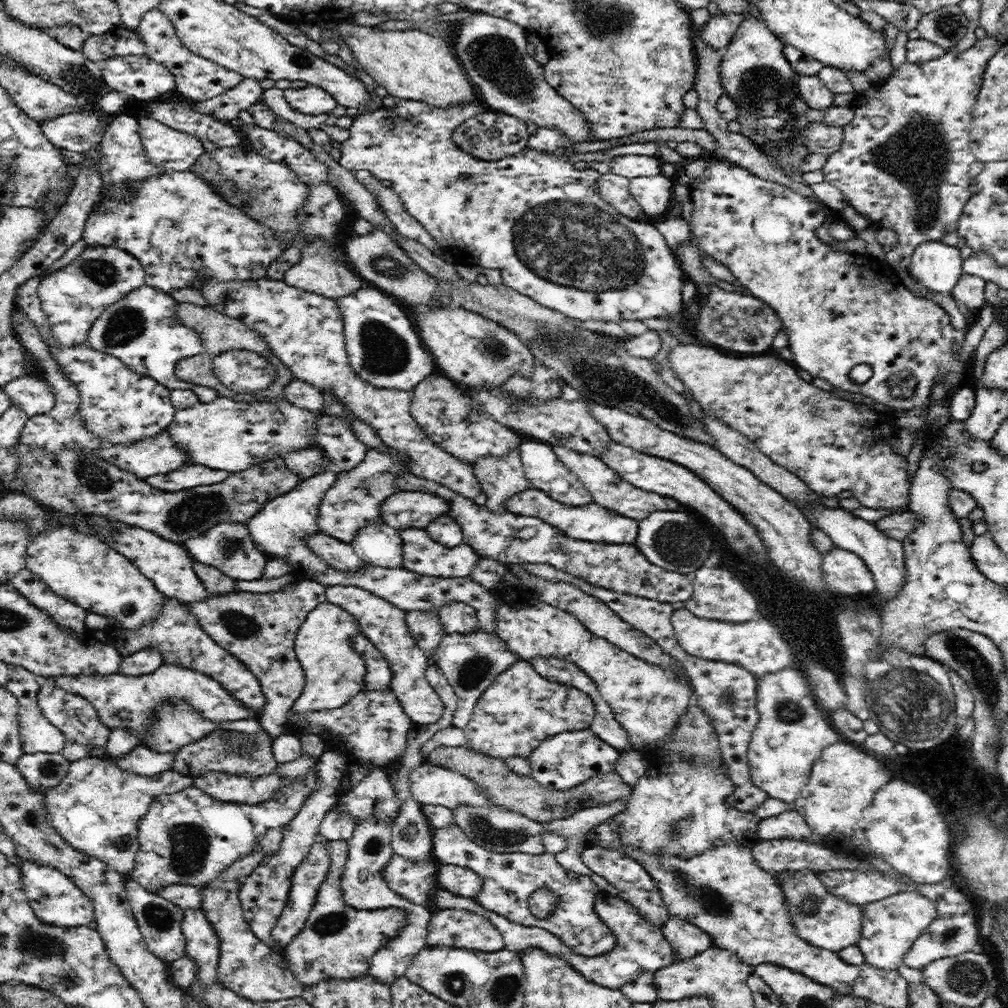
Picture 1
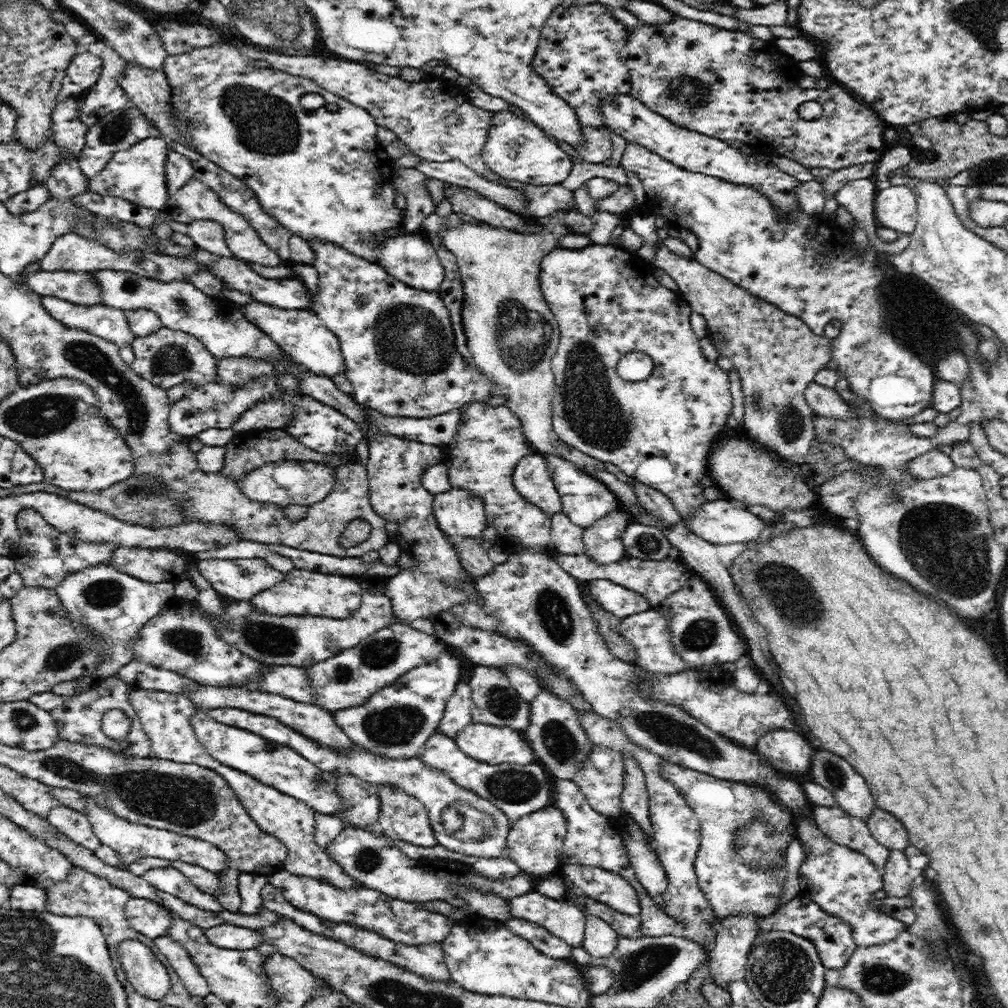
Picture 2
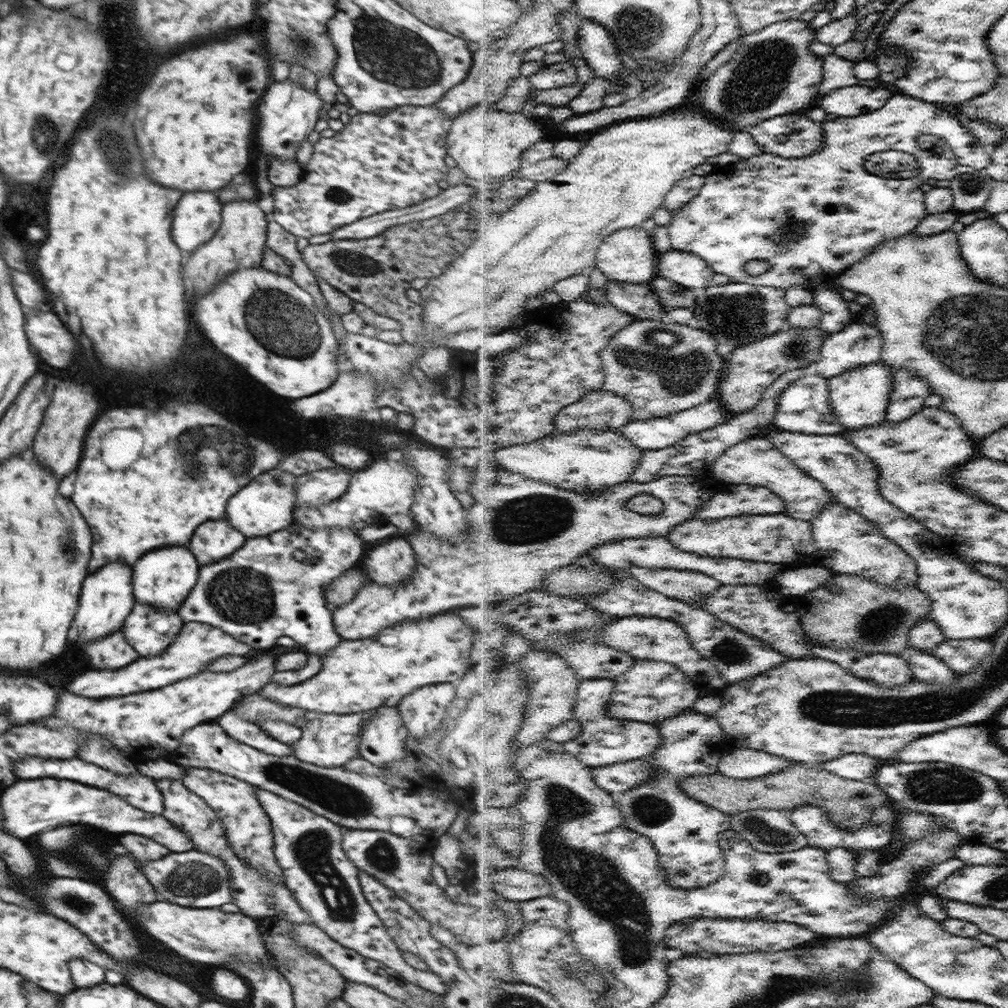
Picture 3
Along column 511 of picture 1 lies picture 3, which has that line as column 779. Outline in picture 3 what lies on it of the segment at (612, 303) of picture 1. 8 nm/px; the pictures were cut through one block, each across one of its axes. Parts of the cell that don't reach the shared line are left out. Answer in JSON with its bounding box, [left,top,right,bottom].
[667,92,991,293]

